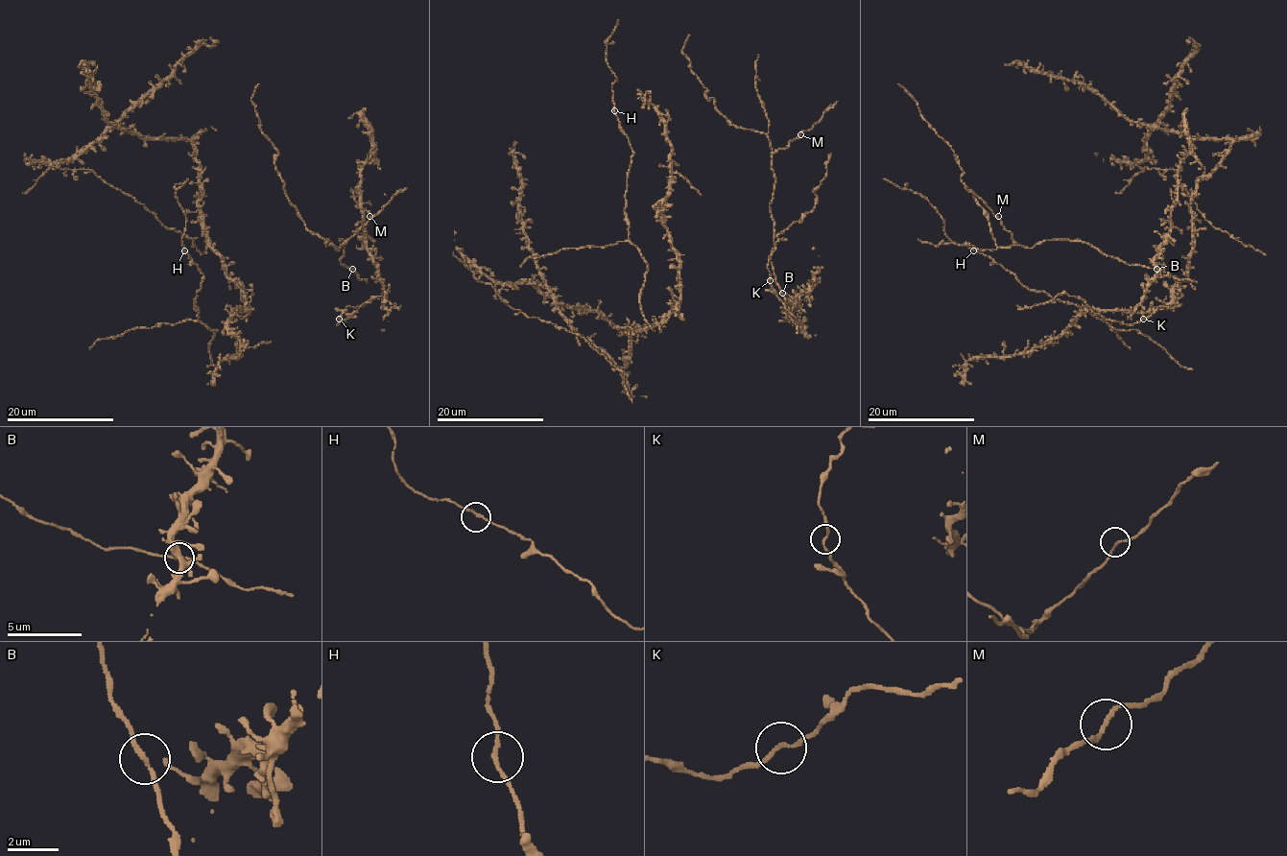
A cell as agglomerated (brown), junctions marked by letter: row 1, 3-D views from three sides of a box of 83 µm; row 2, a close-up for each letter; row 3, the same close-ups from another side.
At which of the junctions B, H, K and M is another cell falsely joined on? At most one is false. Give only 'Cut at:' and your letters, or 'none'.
Cut at: none

